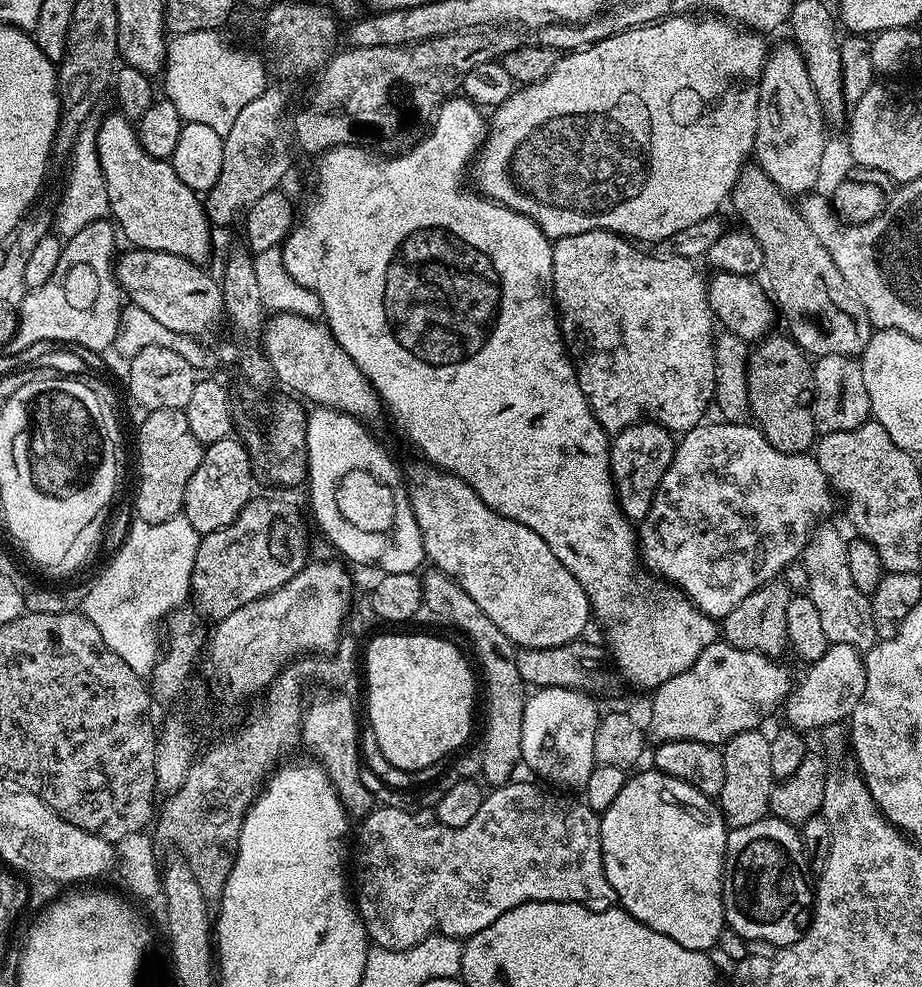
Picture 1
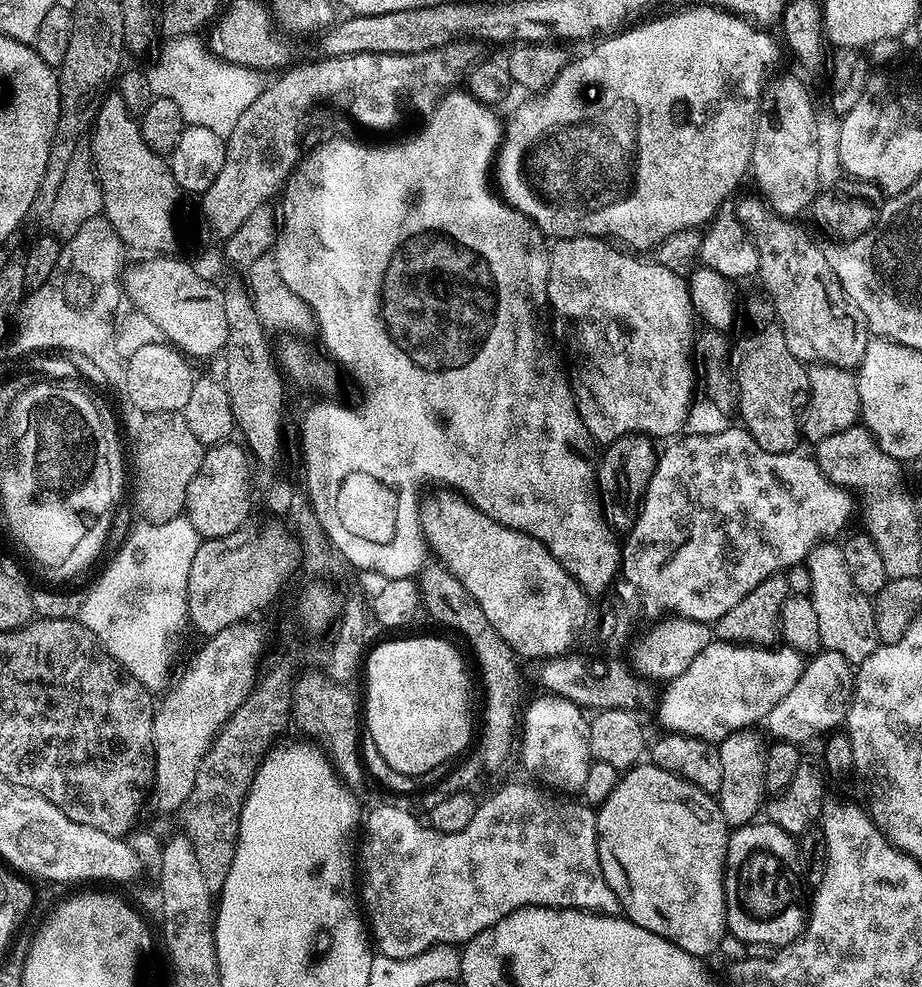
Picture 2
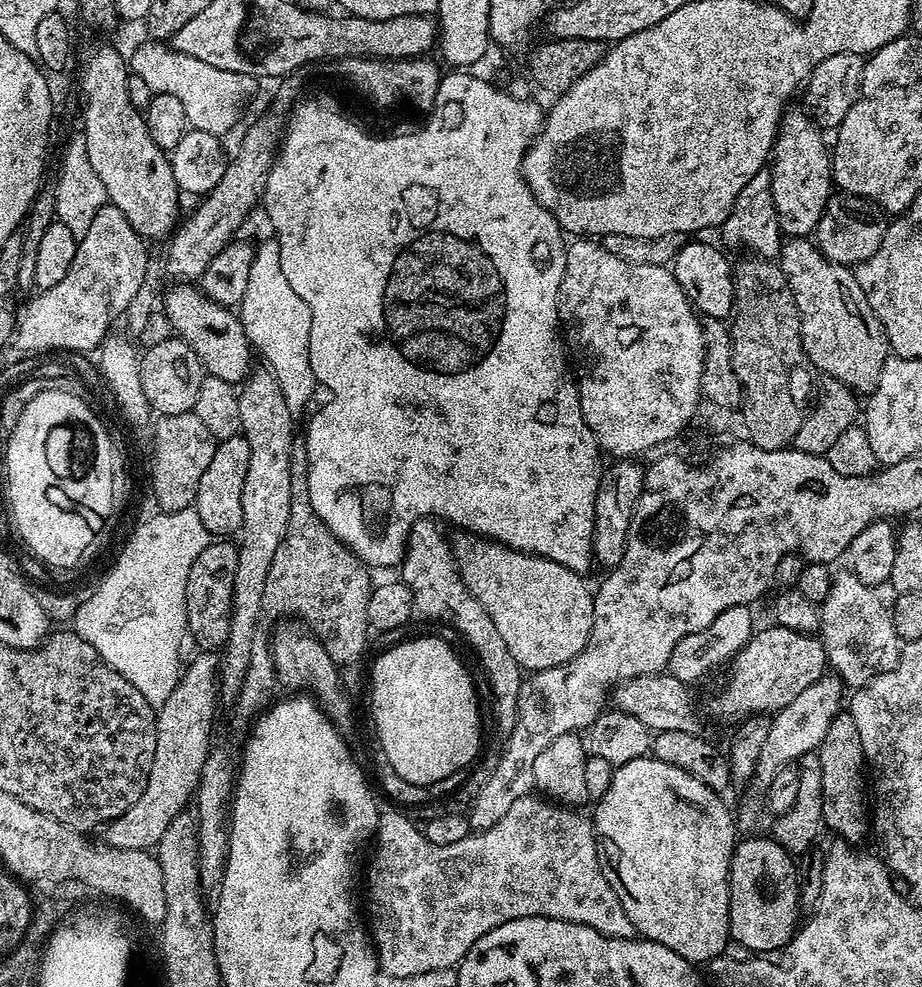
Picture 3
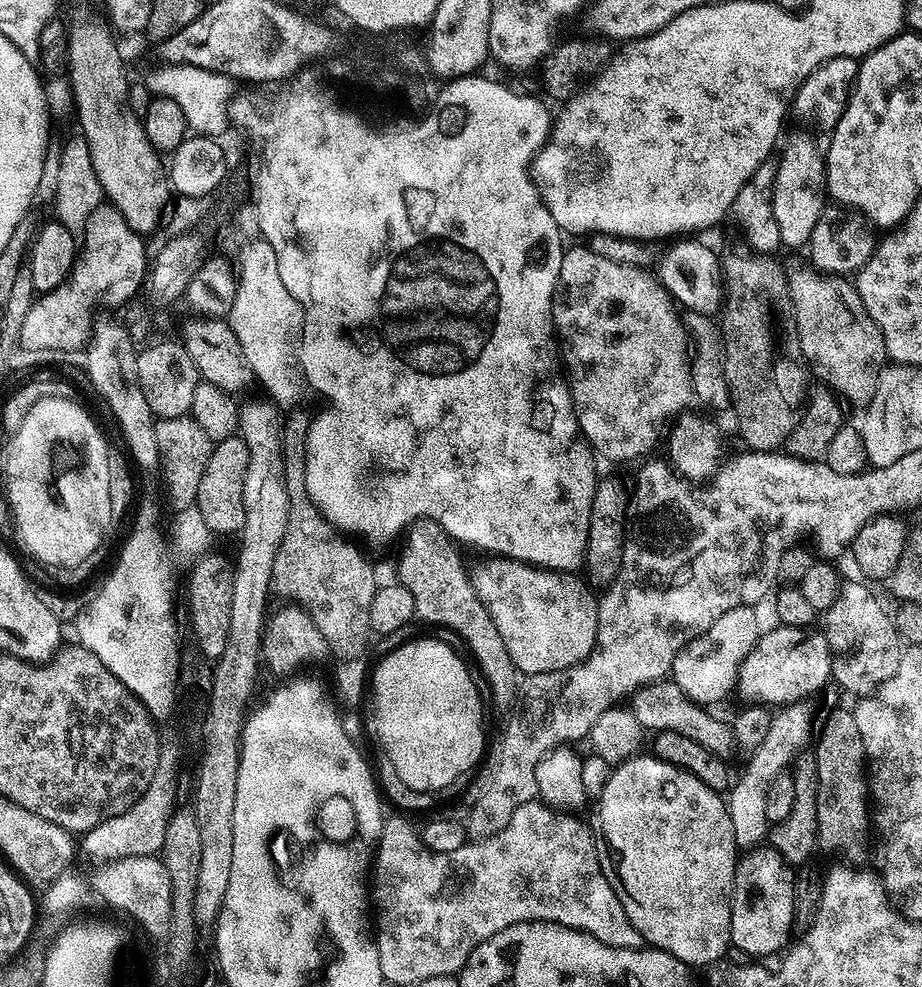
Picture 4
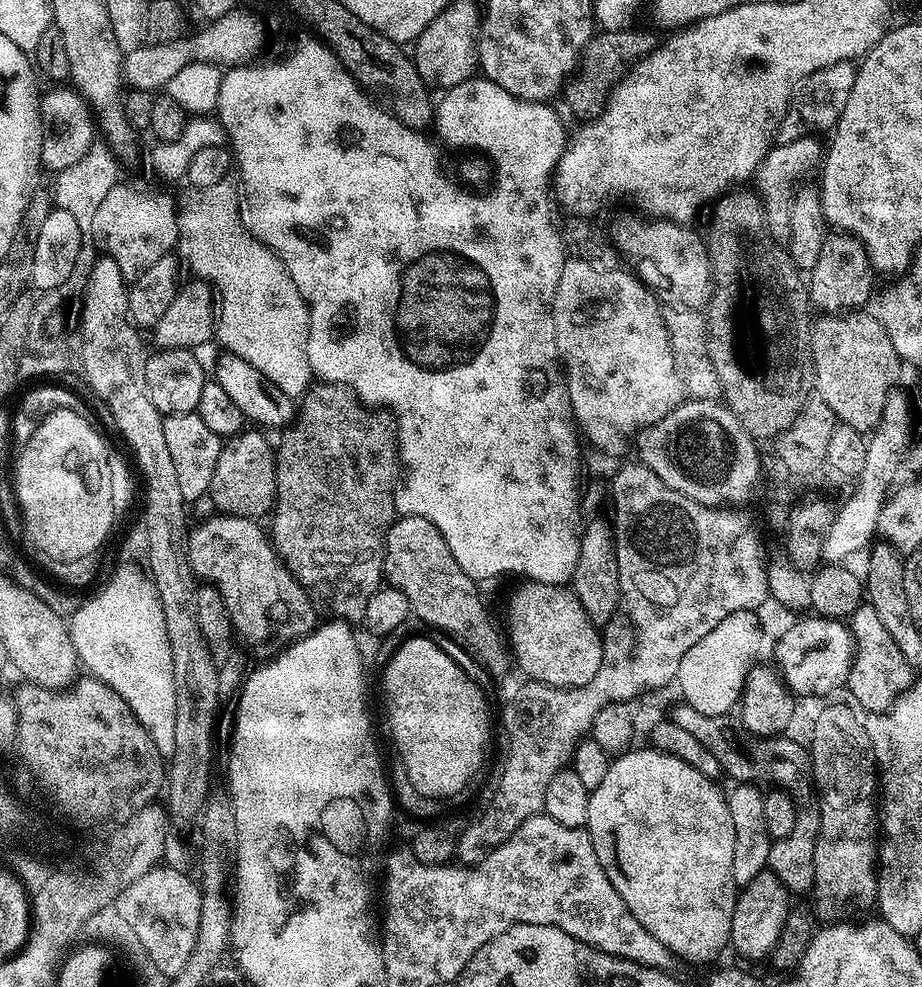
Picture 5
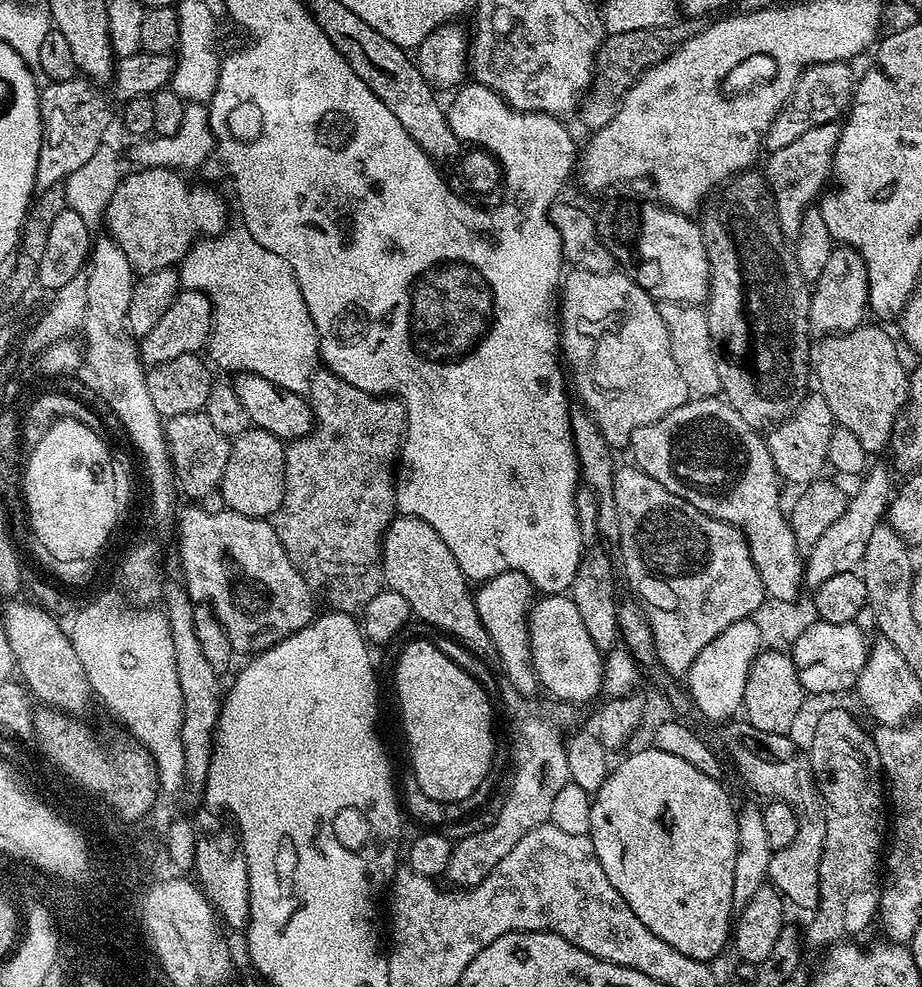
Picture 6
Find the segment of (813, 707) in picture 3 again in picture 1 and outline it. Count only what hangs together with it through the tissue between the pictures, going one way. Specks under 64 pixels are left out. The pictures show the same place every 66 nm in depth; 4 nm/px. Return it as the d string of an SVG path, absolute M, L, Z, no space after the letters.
M829 644L826 654L811 661L807 668L804 681L797 688L795 685L794 691L783 705L784 716L792 723L789 725L796 730L820 730L830 724L847 721L864 693L866 670L863 655L845 644Z

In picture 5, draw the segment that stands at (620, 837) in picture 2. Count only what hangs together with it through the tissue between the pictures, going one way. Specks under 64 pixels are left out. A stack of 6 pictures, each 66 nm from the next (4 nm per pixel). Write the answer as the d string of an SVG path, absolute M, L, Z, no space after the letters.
M651 746L638 748L619 753L609 763L606 778L602 778L602 783L593 792L588 793L586 827L594 842L594 854L598 854L598 862L602 862L602 870L606 870L606 878L610 878L614 890L622 894L622 902L626 902L630 914L634 914L634 918L638 918L638 922L642 922L642 926L646 926L646 930L650 930L650 934L654 934L654 938L658 938L658 942L662 942L662 946L668 949L673 957L680 959L681 956L688 964L708 964L723 954L724 947L729 947L738 895L738 885L734 882L734 822L730 819L728 801L725 793L716 789L714 781L698 774L694 766L686 766L682 758L662 754Z

